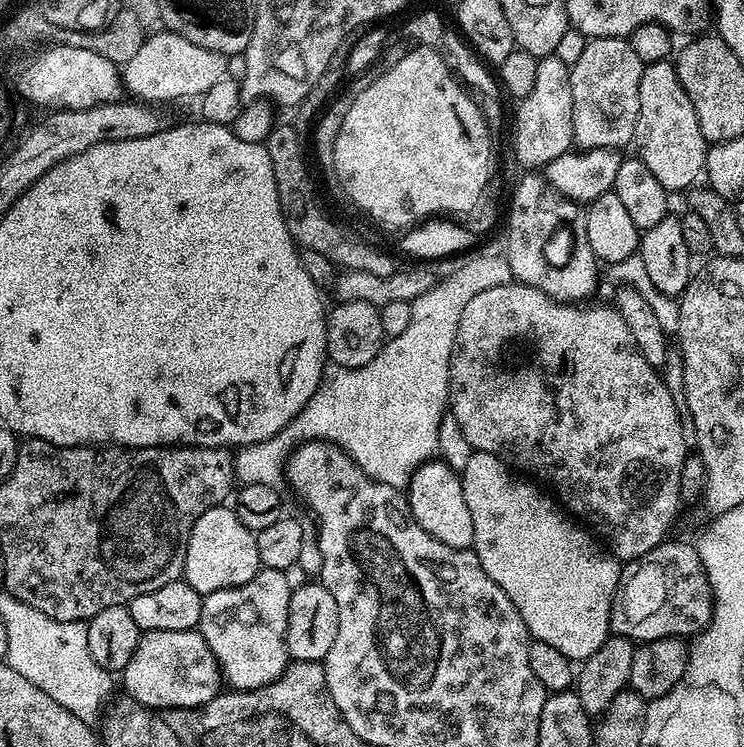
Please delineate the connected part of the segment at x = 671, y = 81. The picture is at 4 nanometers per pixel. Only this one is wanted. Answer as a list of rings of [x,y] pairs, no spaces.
[[[663,60],[644,65],[644,73],[639,83],[638,101],[638,118],[634,139],[635,155],[642,162],[646,162],[650,174],[654,174],[654,178],[658,178],[658,182],[662,182],[662,186],[668,189],[669,193],[676,194],[680,191],[683,193],[685,190],[691,189],[699,181],[696,179],[701,179],[710,145],[704,139],[702,126],[698,126],[698,114],[694,114],[694,102],[690,102],[690,98],[678,78],[675,63]]]

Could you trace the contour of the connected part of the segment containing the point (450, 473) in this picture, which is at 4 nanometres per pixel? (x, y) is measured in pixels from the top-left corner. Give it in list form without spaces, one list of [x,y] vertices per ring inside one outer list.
[[[439,458],[427,460],[418,466],[416,473],[410,478],[406,489],[408,511],[412,518],[438,542],[451,548],[471,549],[474,538],[474,522],[470,522],[470,509],[466,507],[466,494],[462,494],[460,473]]]

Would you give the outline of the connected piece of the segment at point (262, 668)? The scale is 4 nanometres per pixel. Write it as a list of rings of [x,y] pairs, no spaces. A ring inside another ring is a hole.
[[[261,567],[257,576],[250,578],[250,582],[246,582],[242,586],[218,590],[203,597],[204,605],[202,606],[198,630],[202,634],[206,646],[210,646],[216,664],[220,667],[223,683],[229,689],[258,690],[262,686],[273,684],[287,670],[290,657],[284,630],[288,627],[288,607],[294,587],[293,581],[288,581],[288,578],[290,578],[288,572]]]

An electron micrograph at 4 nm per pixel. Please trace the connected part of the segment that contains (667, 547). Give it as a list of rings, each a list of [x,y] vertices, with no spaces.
[[[669,538],[650,550],[642,560],[627,561],[621,567],[618,590],[612,603],[612,623],[615,635],[626,636],[633,642],[661,640],[678,636],[692,638],[707,628],[712,621],[712,587],[704,573],[702,562],[691,543]]]

